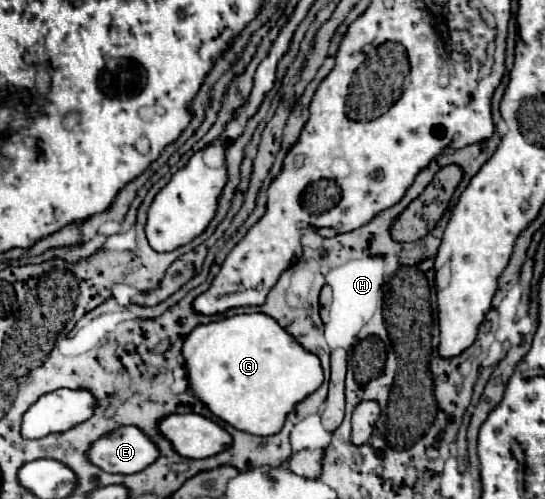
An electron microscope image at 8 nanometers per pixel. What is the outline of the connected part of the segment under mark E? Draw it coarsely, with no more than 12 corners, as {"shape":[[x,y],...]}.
{"shape":[[139,427],[97,439],[87,455],[107,473],[137,473],[159,457]]}

